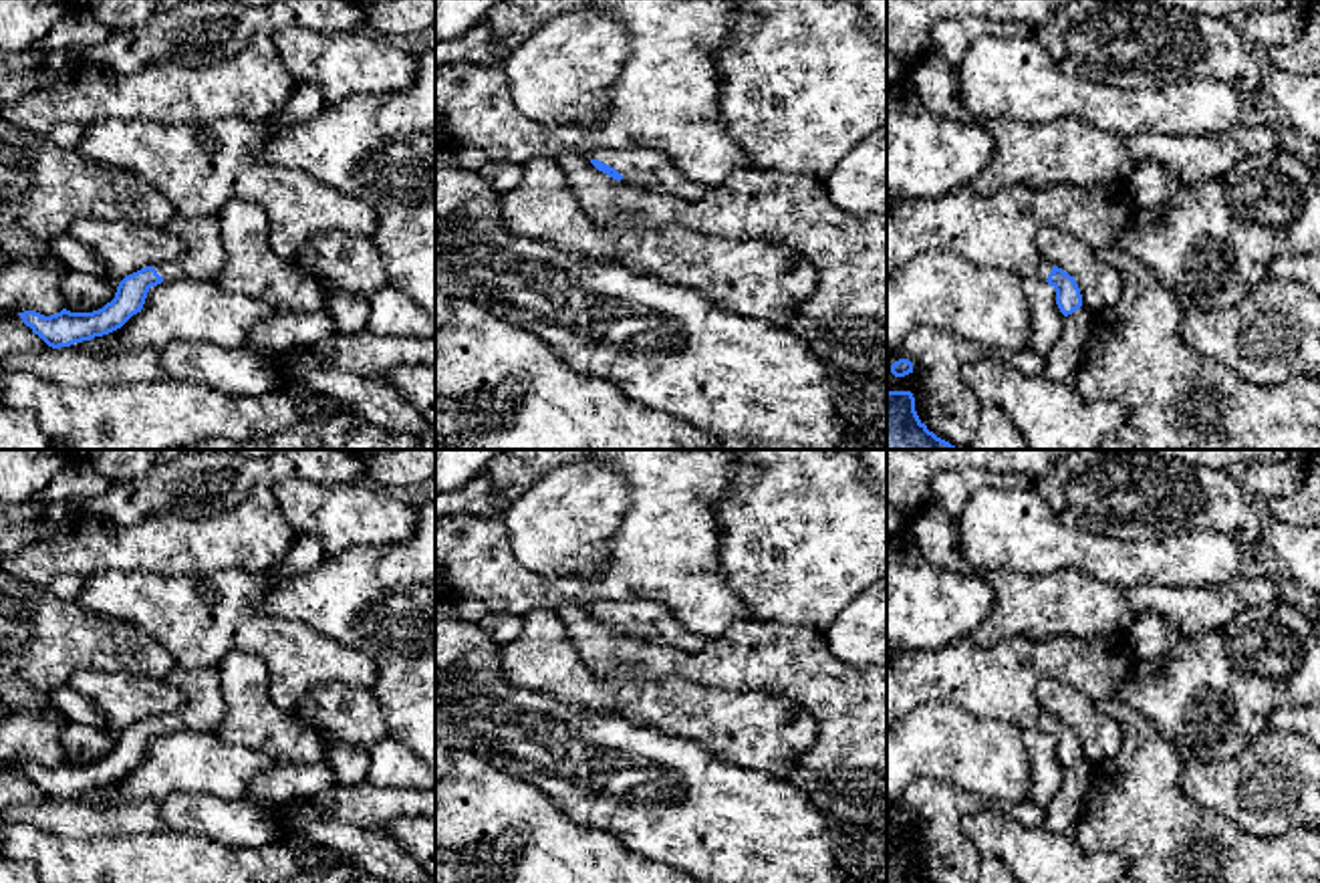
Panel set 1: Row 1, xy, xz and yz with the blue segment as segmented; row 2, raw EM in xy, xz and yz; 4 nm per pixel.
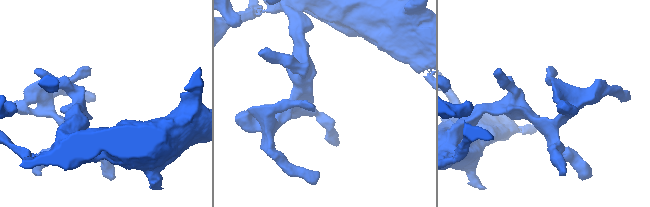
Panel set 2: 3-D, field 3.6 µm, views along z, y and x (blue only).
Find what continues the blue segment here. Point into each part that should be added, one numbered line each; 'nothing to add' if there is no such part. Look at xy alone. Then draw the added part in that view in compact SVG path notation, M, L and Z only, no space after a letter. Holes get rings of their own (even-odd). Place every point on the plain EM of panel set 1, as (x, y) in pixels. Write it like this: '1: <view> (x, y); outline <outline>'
1: xy (204, 708); outline M220 665L187 671L173 667L165 681L183 696L183 706L171 714L151 716L163 734L179 730L216 732L226 716Z

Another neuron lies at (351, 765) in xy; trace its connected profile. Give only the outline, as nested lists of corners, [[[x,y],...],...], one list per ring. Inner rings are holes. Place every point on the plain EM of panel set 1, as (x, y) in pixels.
[[[326,744],[324,760],[335,770],[339,784],[359,784],[369,776],[371,768],[369,748]]]

